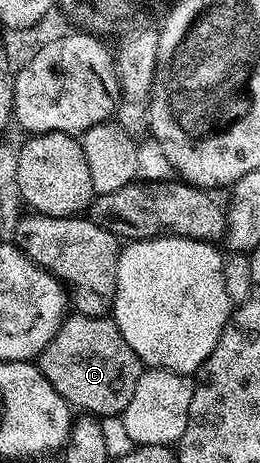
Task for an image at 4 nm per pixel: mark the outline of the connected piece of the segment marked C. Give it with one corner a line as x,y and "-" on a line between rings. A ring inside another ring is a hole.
78,312
61,322
35,364
70,407
98,419
124,413
143,372
140,359
127,347
112,316
88,317

